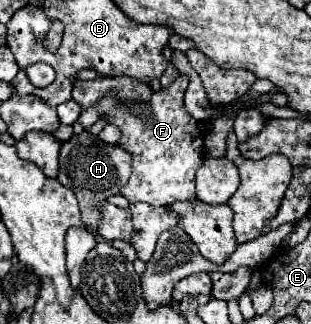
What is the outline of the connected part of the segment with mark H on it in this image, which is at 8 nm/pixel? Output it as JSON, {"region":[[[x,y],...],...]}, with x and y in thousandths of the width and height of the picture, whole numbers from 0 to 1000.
{"region":[[[264,404],[257,417],[238,417],[199,441],[186,559],[206,577],[232,583],[232,596],[257,620],[257,657],[270,670],[270,688],[289,707],[309,707],[309,682],[322,676],[315,627],[334,627],[354,602],[379,602],[386,577],[405,571],[418,528],[424,528],[418,472],[405,472],[399,460],[373,460],[373,448],[315,435],[309,417]]]}

